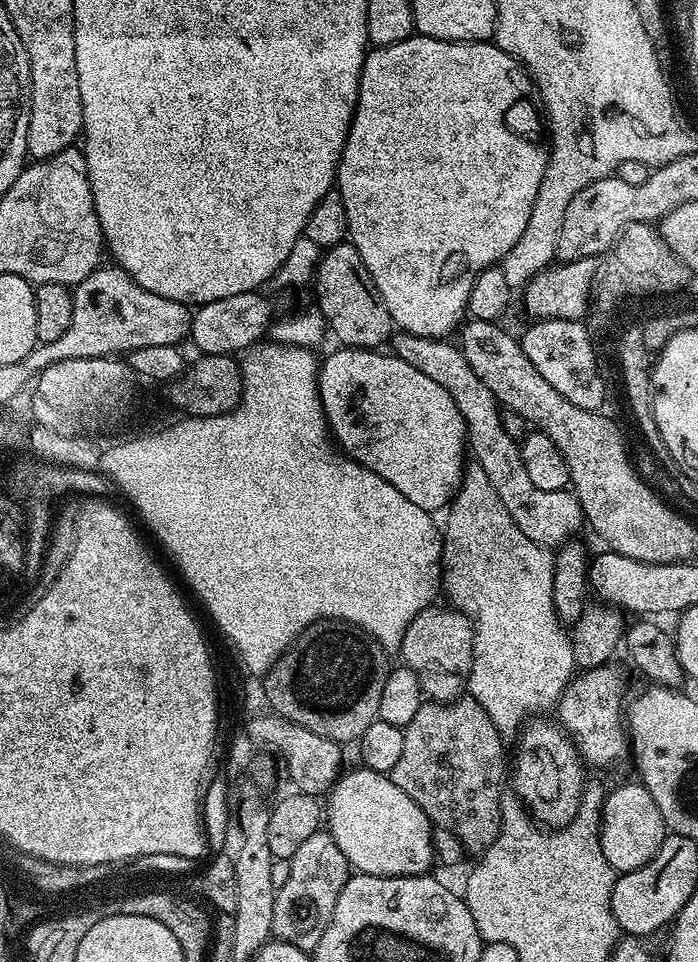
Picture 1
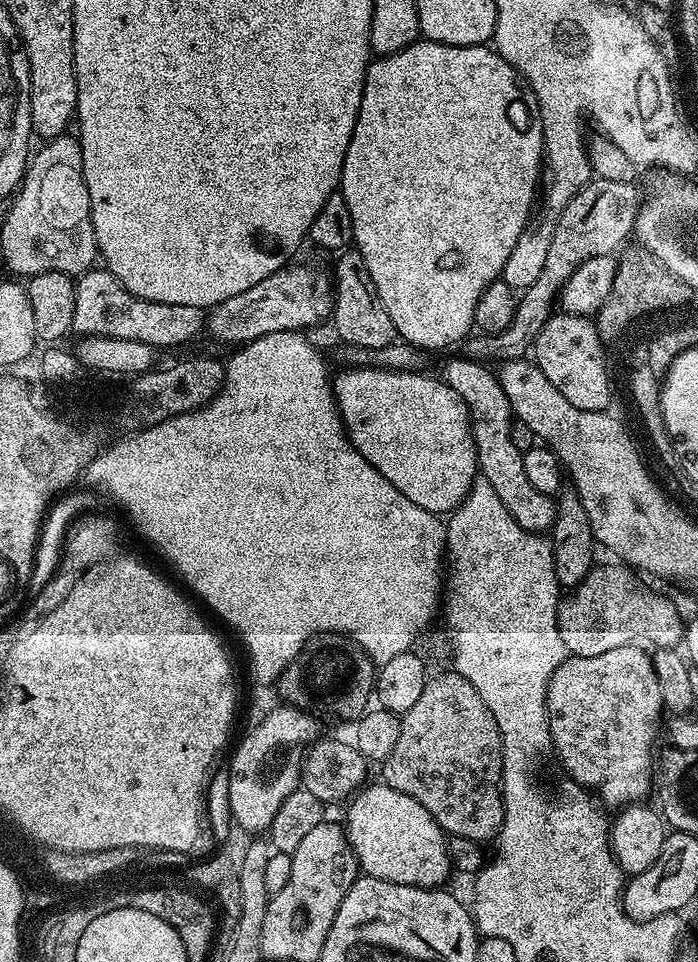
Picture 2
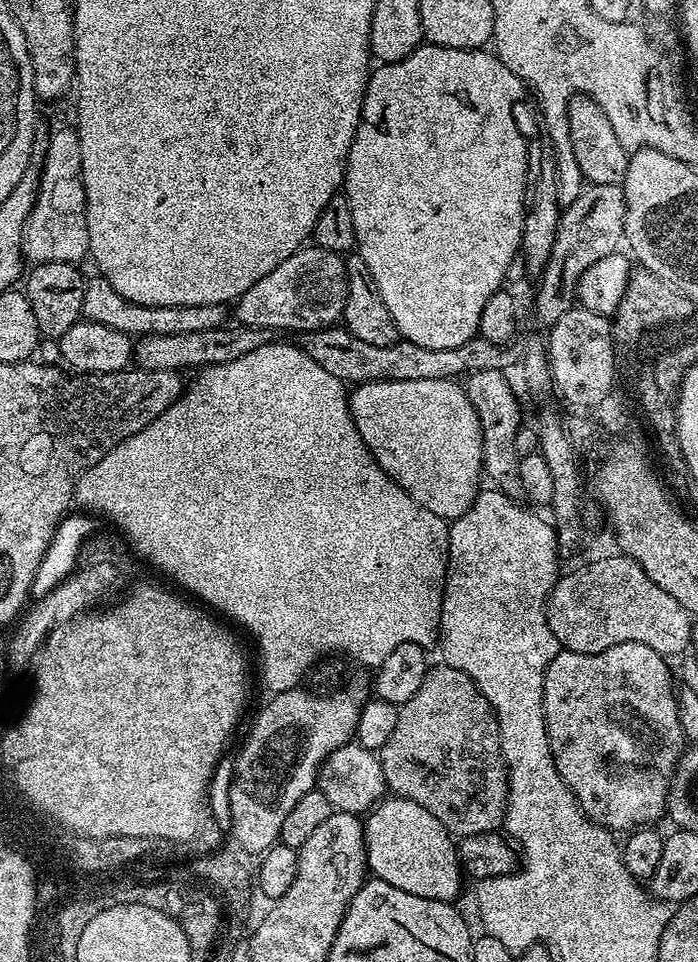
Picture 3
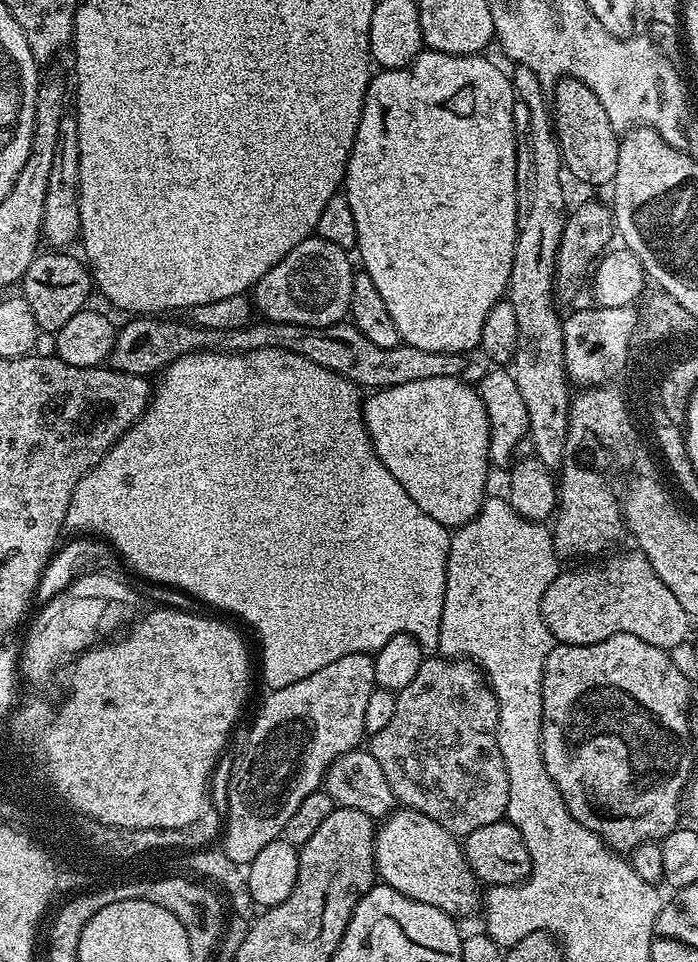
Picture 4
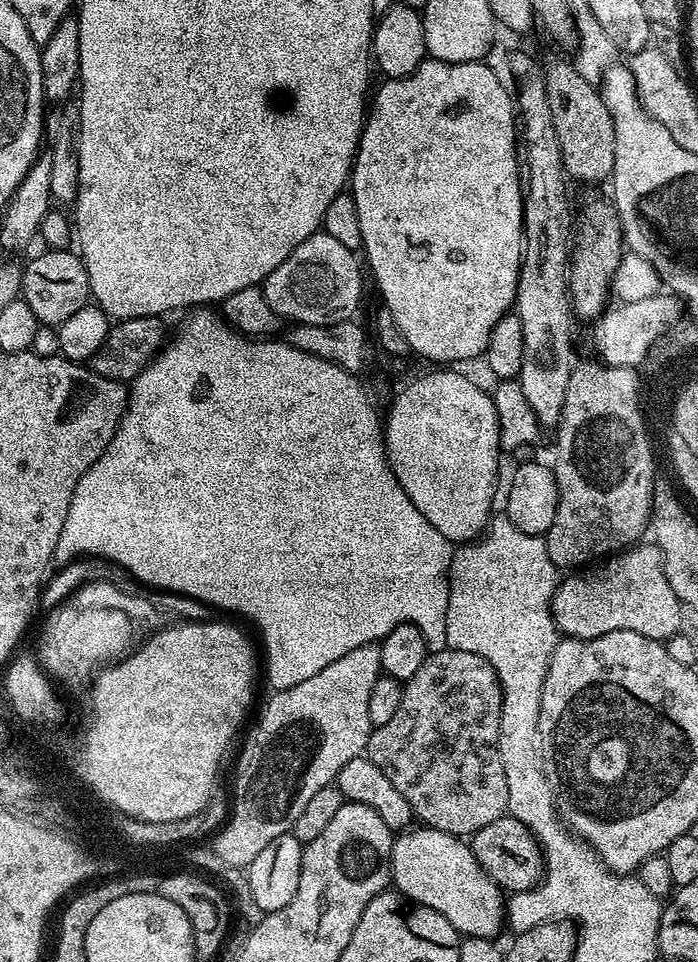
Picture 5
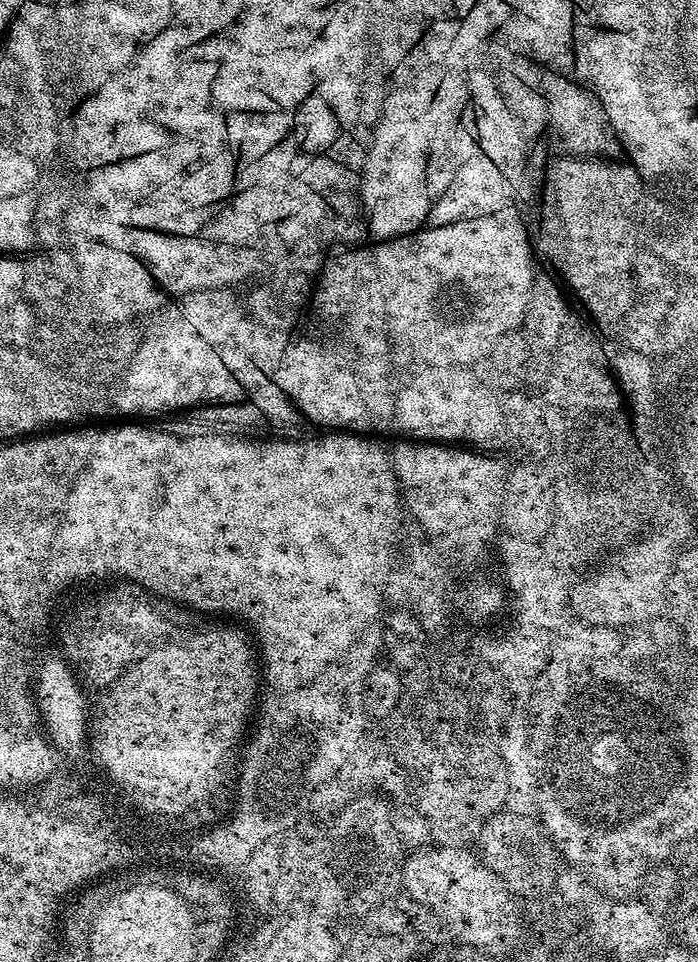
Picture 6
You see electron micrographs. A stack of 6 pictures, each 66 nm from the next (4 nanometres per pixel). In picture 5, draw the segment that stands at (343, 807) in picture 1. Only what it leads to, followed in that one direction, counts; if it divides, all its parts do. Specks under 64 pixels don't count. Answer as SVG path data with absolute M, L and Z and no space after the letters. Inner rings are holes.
M412 826L399 833L392 841L392 878L395 891L407 896L413 904L421 904L446 918L450 926L461 937L490 940L499 937L500 927L506 924L506 896L497 884L486 874L484 867L476 861L471 847L461 837L451 836L437 828Z

